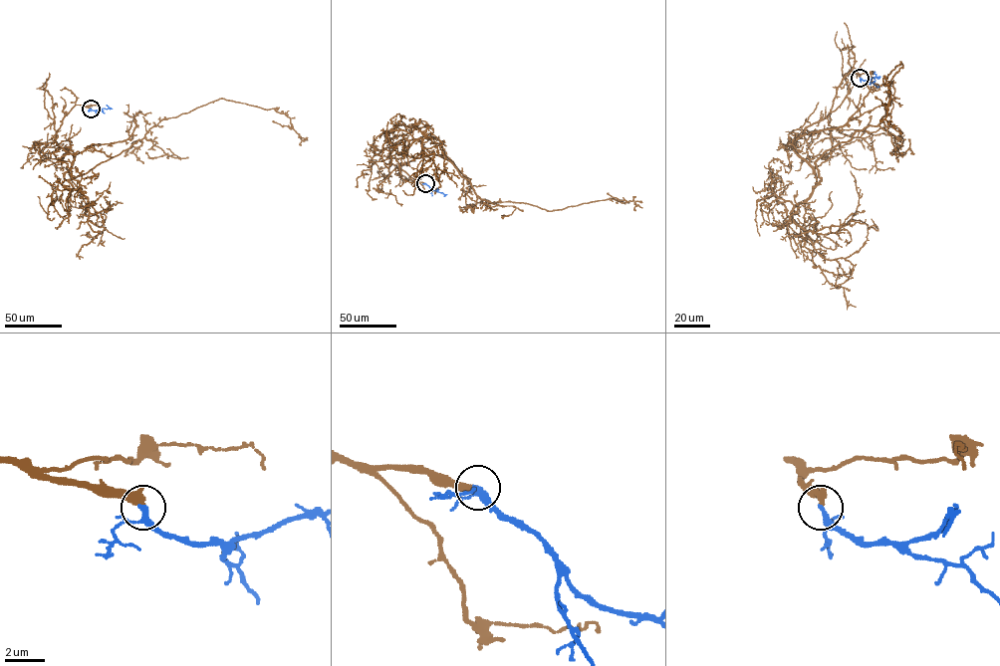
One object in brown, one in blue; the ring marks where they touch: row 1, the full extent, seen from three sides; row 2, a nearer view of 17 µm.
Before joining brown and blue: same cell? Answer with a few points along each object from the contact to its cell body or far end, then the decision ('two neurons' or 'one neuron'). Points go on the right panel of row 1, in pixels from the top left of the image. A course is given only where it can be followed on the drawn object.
brown via (860, 77), (793, 144), (814, 187), (825, 152), (880, 121), (901, 62), (882, 79), (901, 133) | blue via (860, 77), (869, 81), (875, 76), (874, 72) | one neuron

